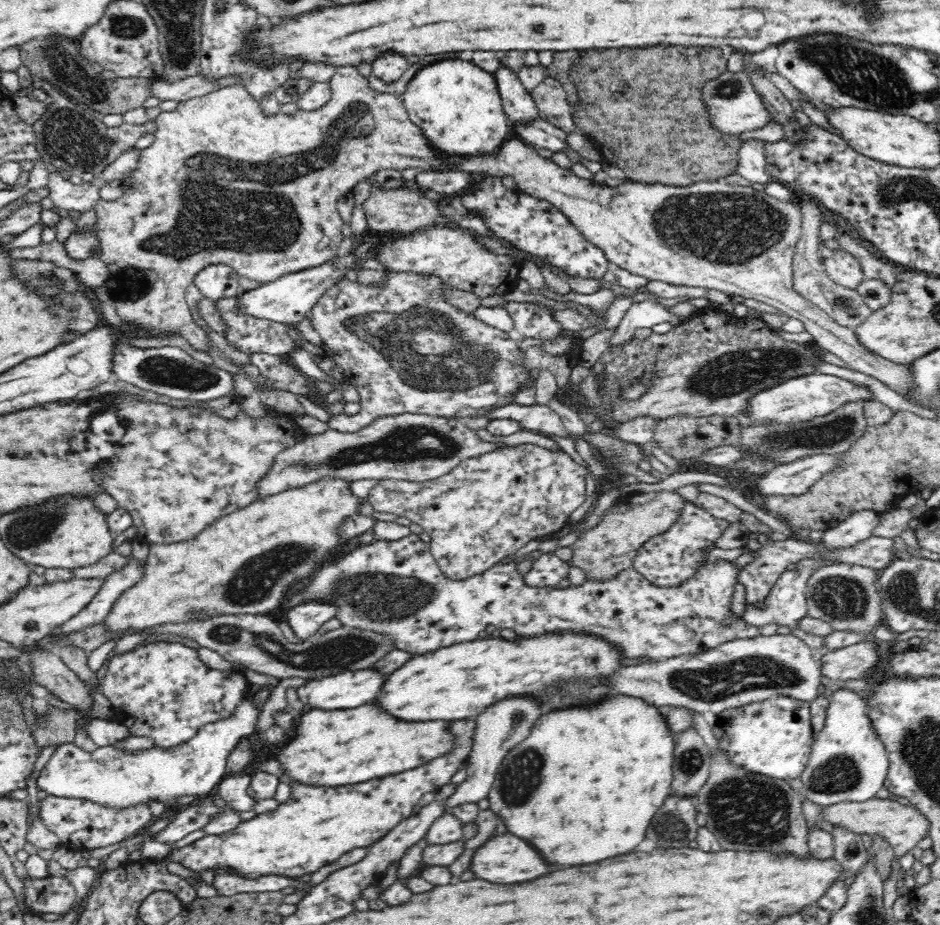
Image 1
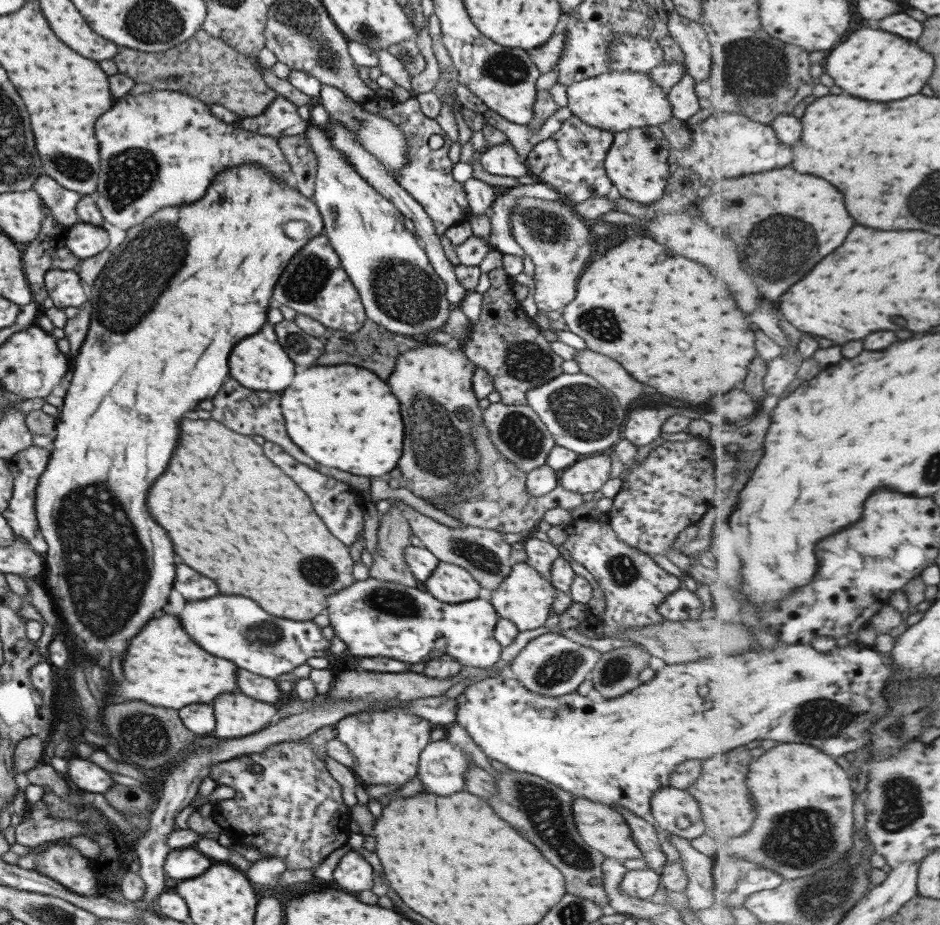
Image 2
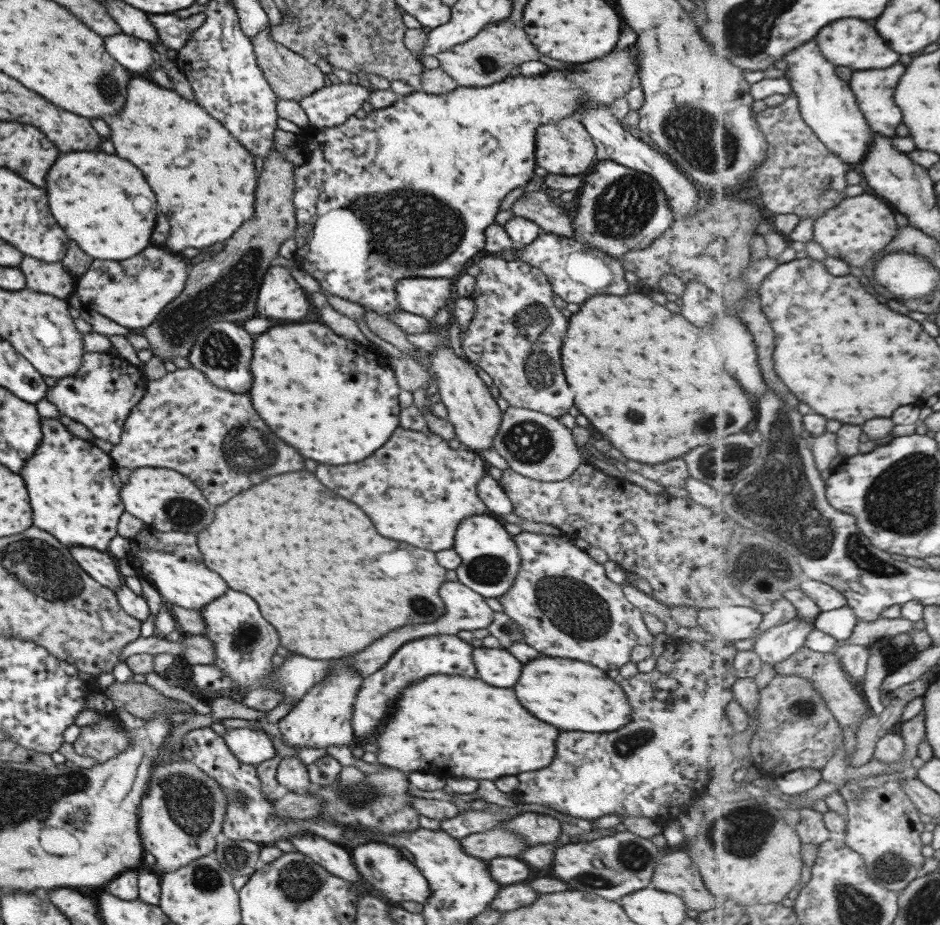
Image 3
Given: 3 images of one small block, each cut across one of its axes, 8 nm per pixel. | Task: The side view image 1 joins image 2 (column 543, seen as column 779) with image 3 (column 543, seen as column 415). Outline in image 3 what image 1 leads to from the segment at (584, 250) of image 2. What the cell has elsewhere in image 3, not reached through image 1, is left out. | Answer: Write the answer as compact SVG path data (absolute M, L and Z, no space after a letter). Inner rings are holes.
M574 116L535 127L533 156L535 164L539 168L544 168L547 173L567 176L585 174L596 162L592 138L583 128L583 124L579 123L579 120Z

